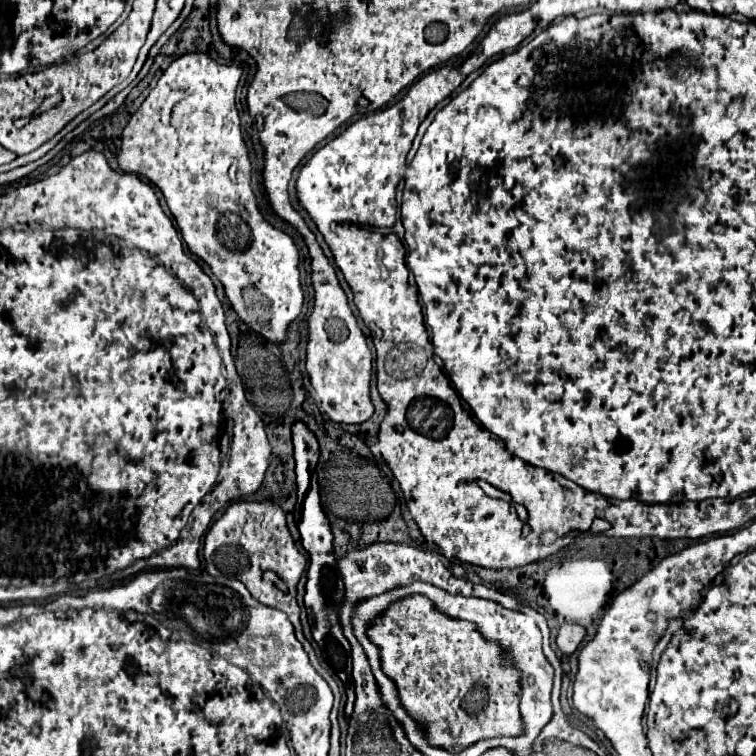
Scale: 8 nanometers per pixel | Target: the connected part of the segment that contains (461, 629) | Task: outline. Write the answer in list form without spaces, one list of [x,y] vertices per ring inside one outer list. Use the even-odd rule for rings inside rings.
[[[411,594],[393,602],[381,618],[371,622],[365,634],[379,648],[381,670],[387,676],[393,676],[393,680],[401,680],[401,676],[417,676],[417,692],[413,692],[413,700],[421,700],[421,712],[429,712],[429,732],[437,736],[437,748],[461,752],[479,740],[525,734],[519,712],[521,672],[517,672],[497,642],[491,644],[487,638],[481,638],[481,632],[473,622],[449,618],[437,610],[427,596]]]

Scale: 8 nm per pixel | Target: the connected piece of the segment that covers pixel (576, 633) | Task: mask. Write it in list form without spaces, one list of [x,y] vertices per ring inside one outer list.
[[[565,622],[561,628],[559,628],[559,634],[557,634],[557,646],[563,654],[573,654],[577,650],[577,646],[581,644],[581,640],[585,638],[587,630],[581,626],[581,624],[575,624],[575,622]]]

